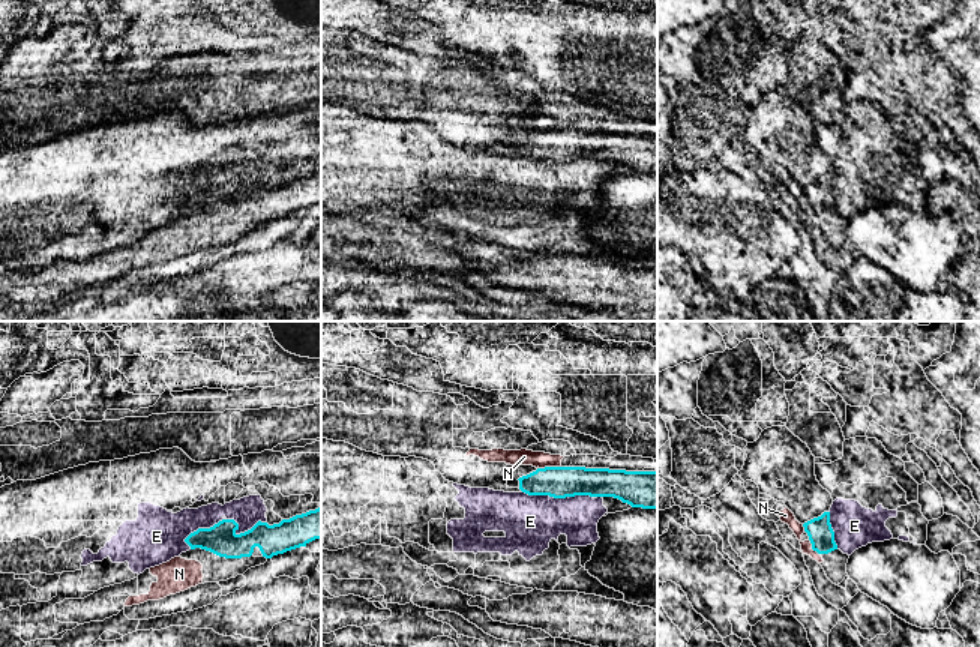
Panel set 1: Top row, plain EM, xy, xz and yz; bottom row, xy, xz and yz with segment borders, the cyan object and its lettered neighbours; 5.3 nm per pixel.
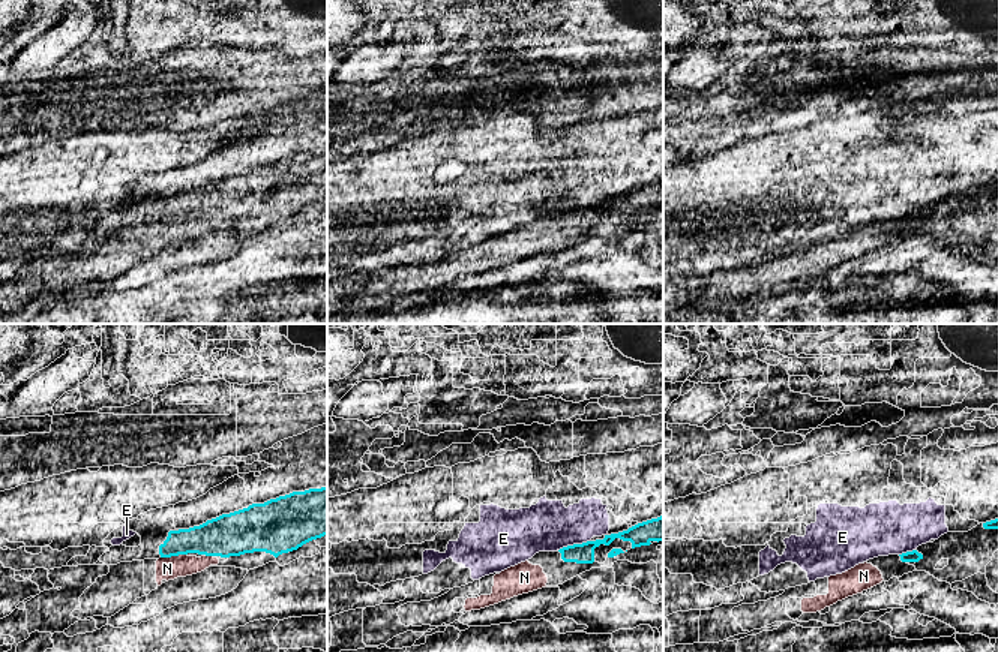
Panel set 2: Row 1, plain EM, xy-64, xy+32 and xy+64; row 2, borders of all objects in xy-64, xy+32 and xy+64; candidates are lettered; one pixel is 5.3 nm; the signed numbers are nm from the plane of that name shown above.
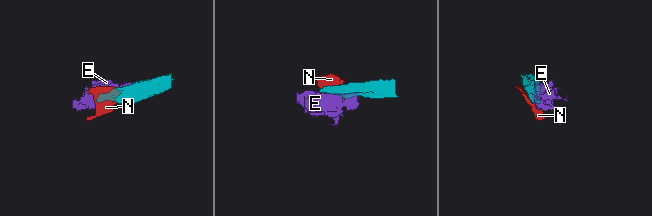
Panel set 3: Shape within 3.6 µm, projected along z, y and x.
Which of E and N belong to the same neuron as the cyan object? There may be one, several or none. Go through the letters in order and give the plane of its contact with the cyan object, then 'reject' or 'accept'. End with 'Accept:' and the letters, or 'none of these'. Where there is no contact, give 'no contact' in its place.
E: meets cyan in xz; reject
N: meets cyan in xz; accept
Accept: N

